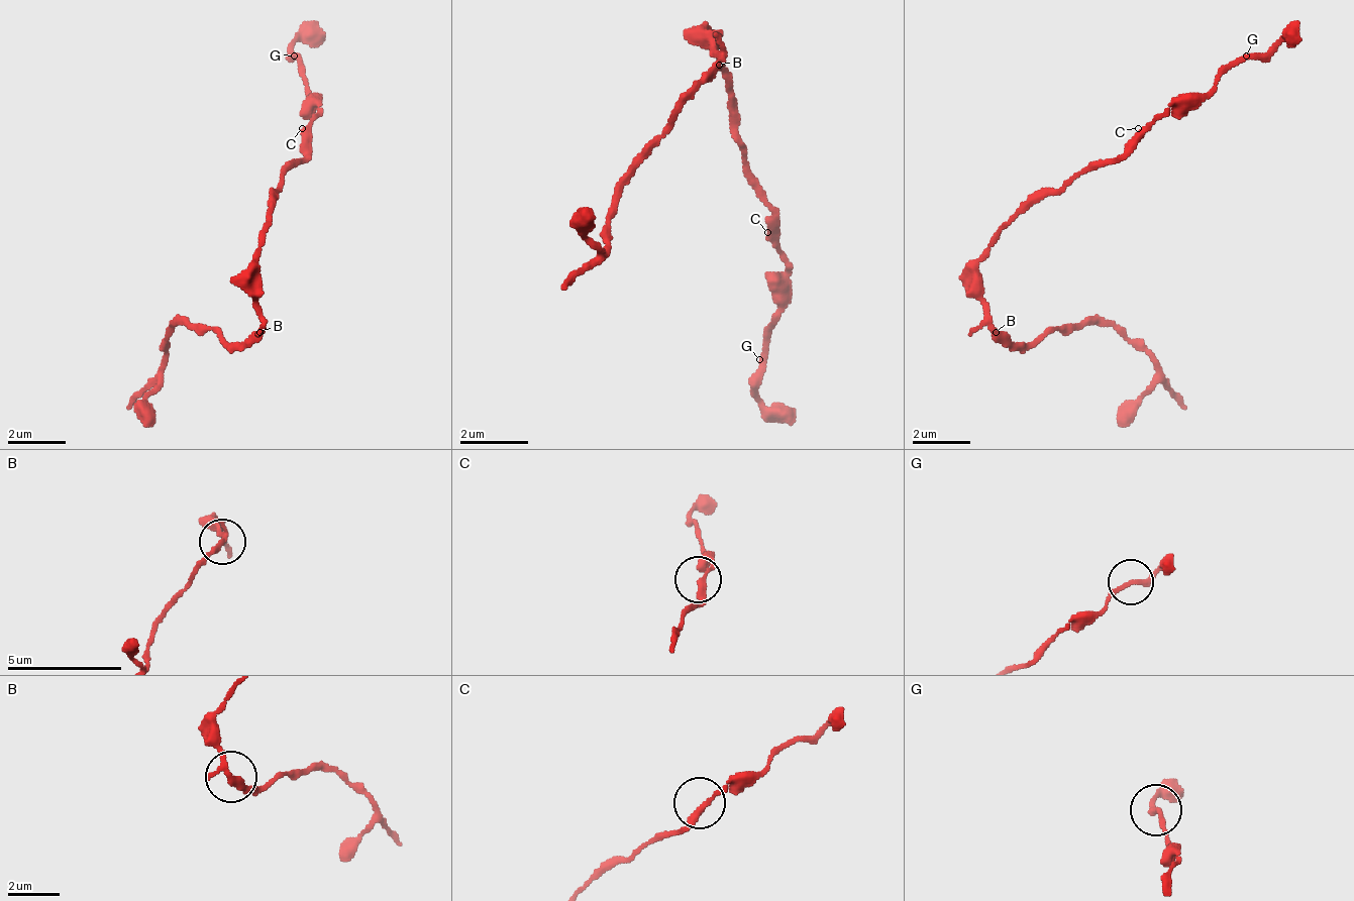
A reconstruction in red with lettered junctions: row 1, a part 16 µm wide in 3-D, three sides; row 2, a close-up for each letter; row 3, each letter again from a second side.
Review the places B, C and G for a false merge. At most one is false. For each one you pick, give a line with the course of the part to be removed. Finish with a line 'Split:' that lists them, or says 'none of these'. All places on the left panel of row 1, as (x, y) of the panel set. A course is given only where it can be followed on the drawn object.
B: foreign part runs (258, 330), (229, 344), (186, 323), (172, 330), (158, 387), (142, 424)
Split: B

